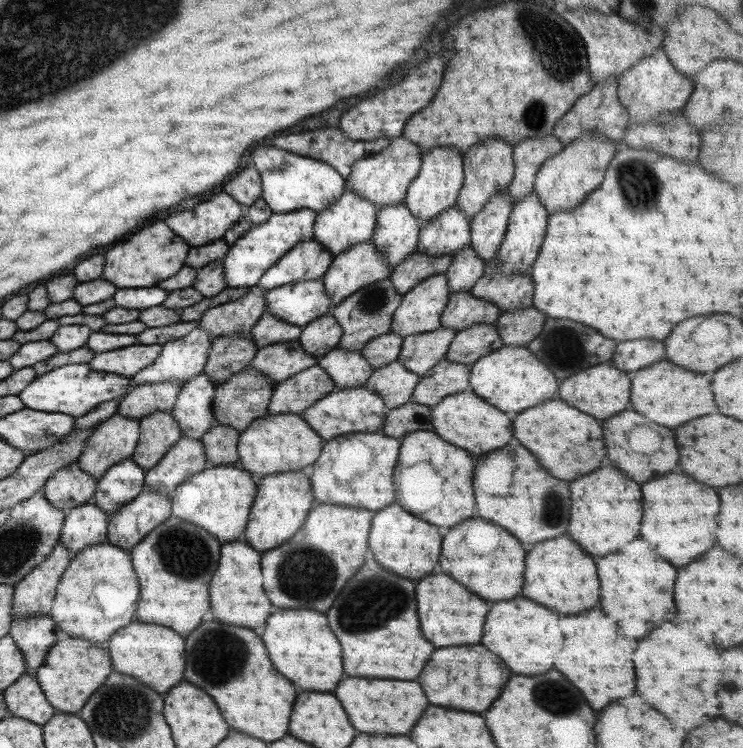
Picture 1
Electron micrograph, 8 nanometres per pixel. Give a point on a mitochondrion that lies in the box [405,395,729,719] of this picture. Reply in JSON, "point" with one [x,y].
{"point":[550,685]}

